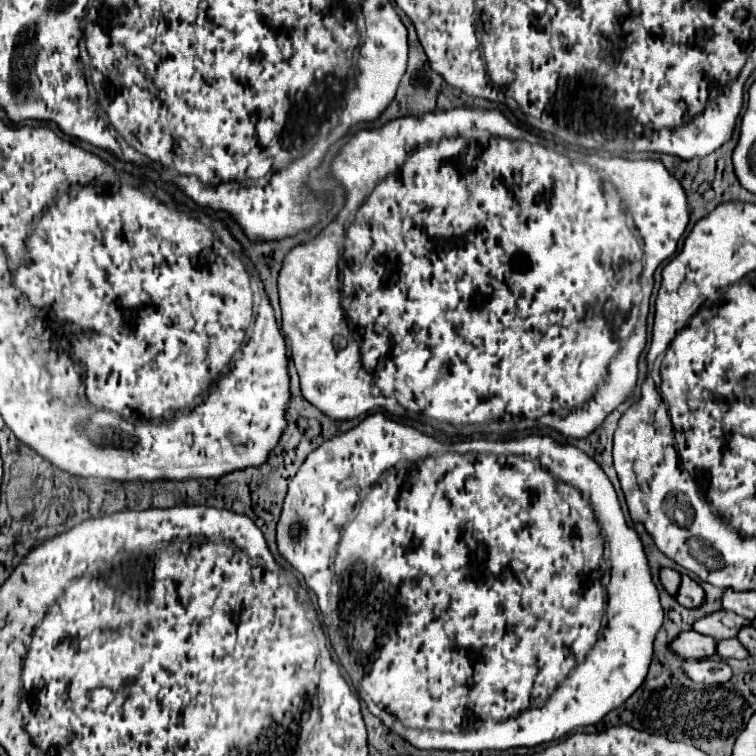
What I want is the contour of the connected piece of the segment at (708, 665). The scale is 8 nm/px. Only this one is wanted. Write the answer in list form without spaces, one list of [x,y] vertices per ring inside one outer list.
[[[705,658],[699,662],[687,660],[683,664],[683,670],[691,680],[701,684],[725,684],[733,676],[731,666],[725,660],[715,660],[715,658]]]

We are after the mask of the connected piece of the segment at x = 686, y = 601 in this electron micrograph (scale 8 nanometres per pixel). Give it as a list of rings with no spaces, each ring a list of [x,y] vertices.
[[[683,576],[677,602],[685,608],[699,608],[705,602],[705,592],[695,580],[691,580],[689,576]]]

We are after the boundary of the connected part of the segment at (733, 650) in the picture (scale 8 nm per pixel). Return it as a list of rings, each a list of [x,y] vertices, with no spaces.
[[[721,640],[719,646],[717,646],[717,654],[721,658],[749,658],[749,652],[741,646],[739,640]]]

